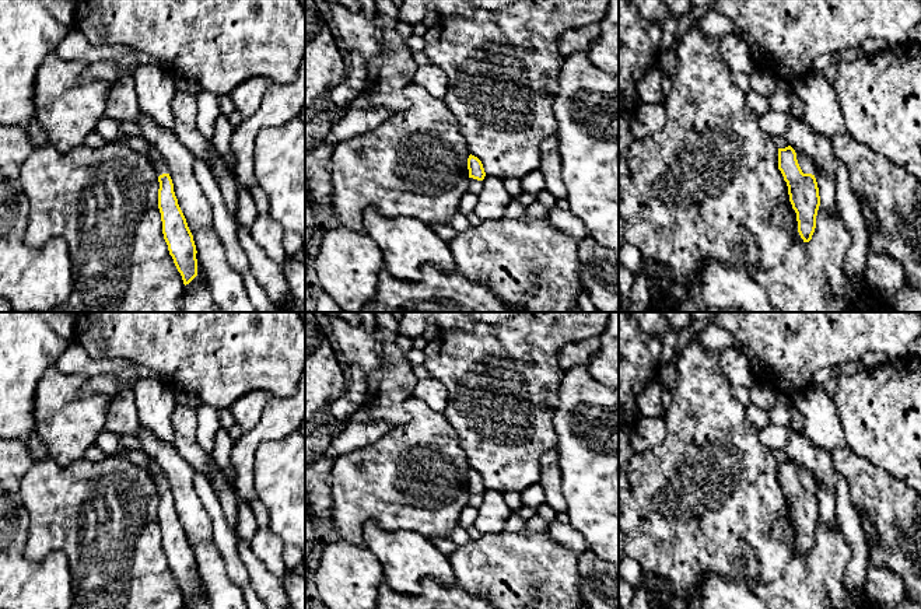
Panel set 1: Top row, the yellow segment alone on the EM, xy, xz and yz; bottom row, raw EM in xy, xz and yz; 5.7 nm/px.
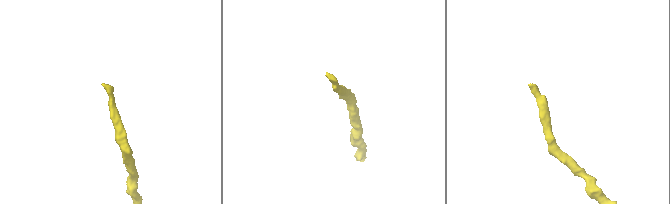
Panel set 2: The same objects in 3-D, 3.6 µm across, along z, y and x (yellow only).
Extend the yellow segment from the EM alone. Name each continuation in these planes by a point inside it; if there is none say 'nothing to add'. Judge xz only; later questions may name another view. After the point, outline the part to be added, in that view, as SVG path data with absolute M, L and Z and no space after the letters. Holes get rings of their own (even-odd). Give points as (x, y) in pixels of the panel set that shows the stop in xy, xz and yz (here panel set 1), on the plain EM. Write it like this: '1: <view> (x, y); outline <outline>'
1: xz (475, 500); outline M469 491L467 504L470 507L479 508L481 505L481 501L483 501L483 494L477 494L477 493Z

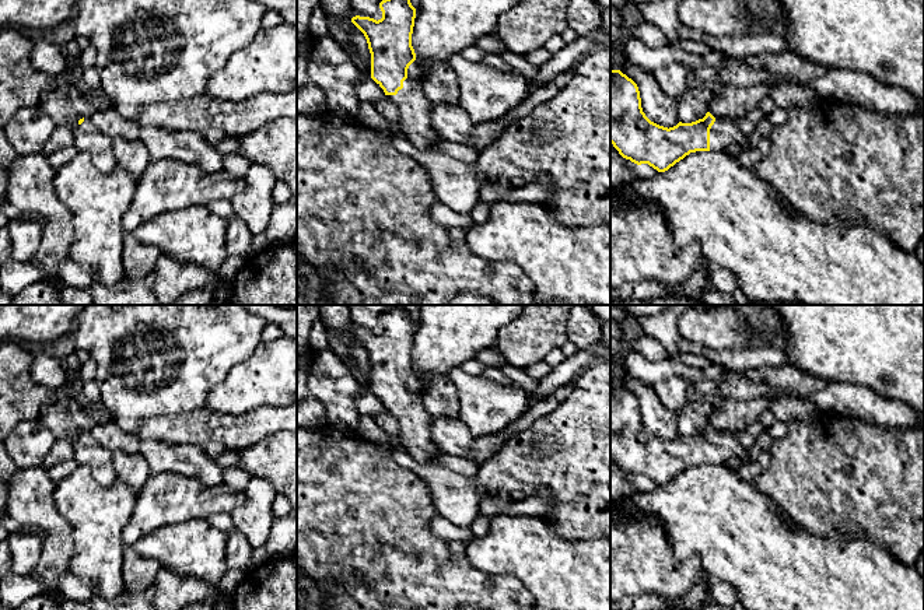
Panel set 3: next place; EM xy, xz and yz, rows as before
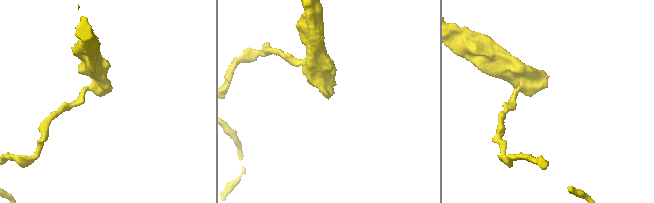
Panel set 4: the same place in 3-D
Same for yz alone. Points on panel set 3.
1: yz (724, 447); outline M715 431L715 435L710 442L710 464L727 466L732 459L738 459L739 466L749 462L748 449L739 445L735 435ZM734 467L732 470L738 473L738 467Z

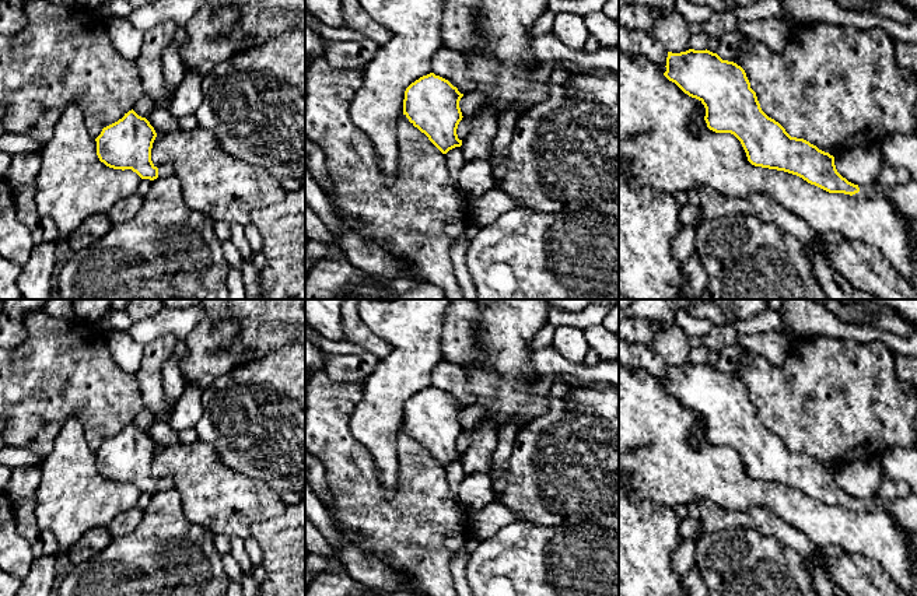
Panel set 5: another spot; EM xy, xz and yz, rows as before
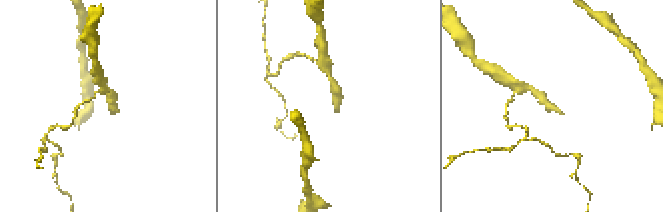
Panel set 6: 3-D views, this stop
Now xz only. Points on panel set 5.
nothing to add

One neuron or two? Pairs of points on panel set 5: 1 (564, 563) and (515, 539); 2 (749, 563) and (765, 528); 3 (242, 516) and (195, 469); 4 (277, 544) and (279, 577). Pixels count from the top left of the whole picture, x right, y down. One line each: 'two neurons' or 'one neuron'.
1: one neuron
2: two neurons
3: one neuron
4: one neuron

